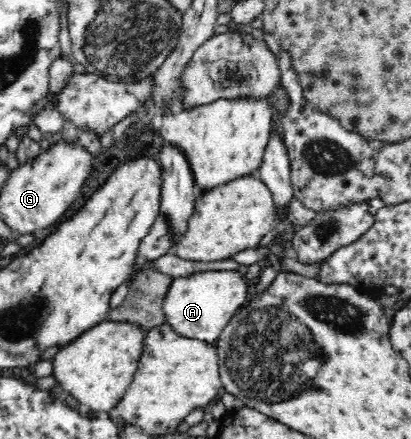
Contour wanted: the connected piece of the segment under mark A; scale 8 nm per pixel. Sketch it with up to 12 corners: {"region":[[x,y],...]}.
{"region":[[247,268],[173,279],[169,325],[215,343],[247,303]]}

